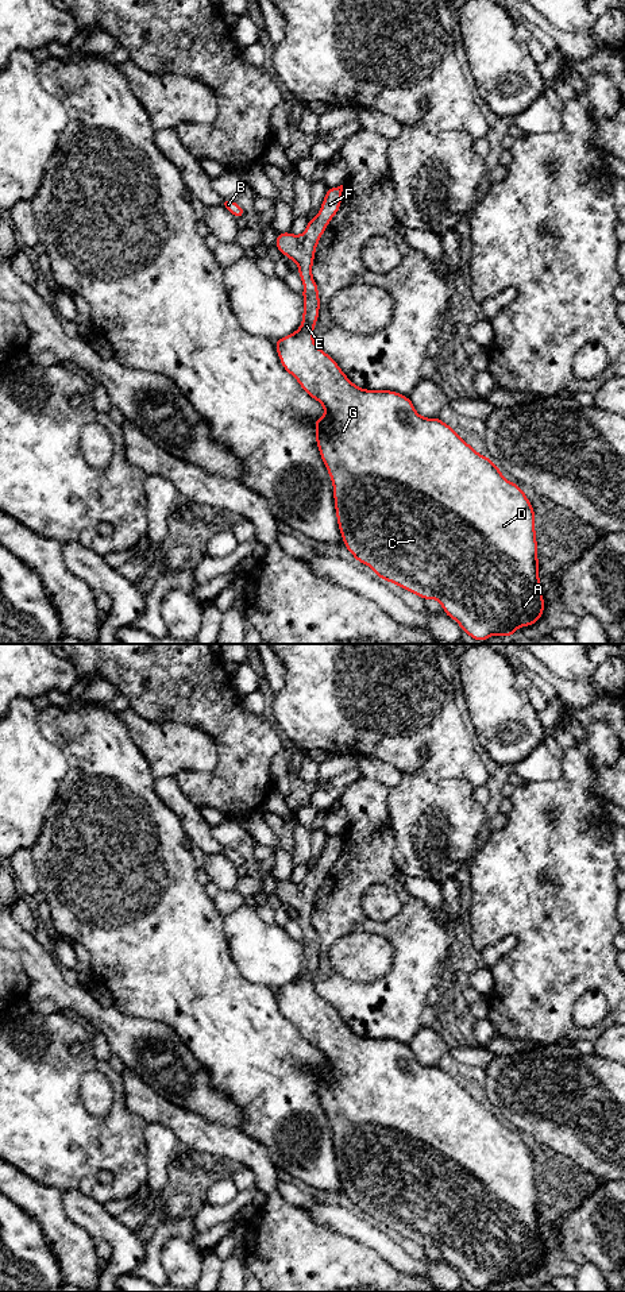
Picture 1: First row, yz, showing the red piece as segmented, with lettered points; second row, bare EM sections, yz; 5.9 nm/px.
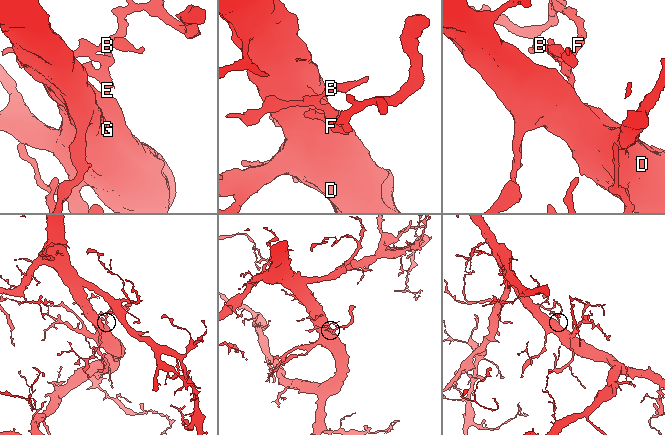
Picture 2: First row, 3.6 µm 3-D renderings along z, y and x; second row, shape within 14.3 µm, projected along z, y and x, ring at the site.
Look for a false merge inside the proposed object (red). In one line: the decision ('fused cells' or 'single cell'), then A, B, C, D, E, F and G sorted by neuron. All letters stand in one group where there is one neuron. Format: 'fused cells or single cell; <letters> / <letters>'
single cell; A B C D E F G

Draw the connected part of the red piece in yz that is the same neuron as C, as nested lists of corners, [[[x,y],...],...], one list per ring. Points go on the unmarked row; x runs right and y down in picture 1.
[[[343,833],[328,836],[319,863],[308,869],[302,883],[277,883],[277,896],[300,917],[304,963],[296,980],[274,991],[283,1017],[325,1056],[325,1062],[315,1069],[316,1089],[333,1133],[336,1165],[344,1193],[356,1210],[370,1214],[378,1226],[424,1247],[437,1247],[444,1261],[474,1288],[485,1289],[494,1283],[509,1287],[518,1276],[536,1272],[544,1261],[535,1158],[525,1141],[518,1133],[506,1129],[490,1106],[478,1102],[439,1065],[418,1064],[409,1045],[355,1034],[313,990],[320,946],[312,925],[312,911],[323,880],[340,856],[342,840]]]

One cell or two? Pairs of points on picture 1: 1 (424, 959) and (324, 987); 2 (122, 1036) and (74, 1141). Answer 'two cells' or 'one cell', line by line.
1: one cell
2: two cells

